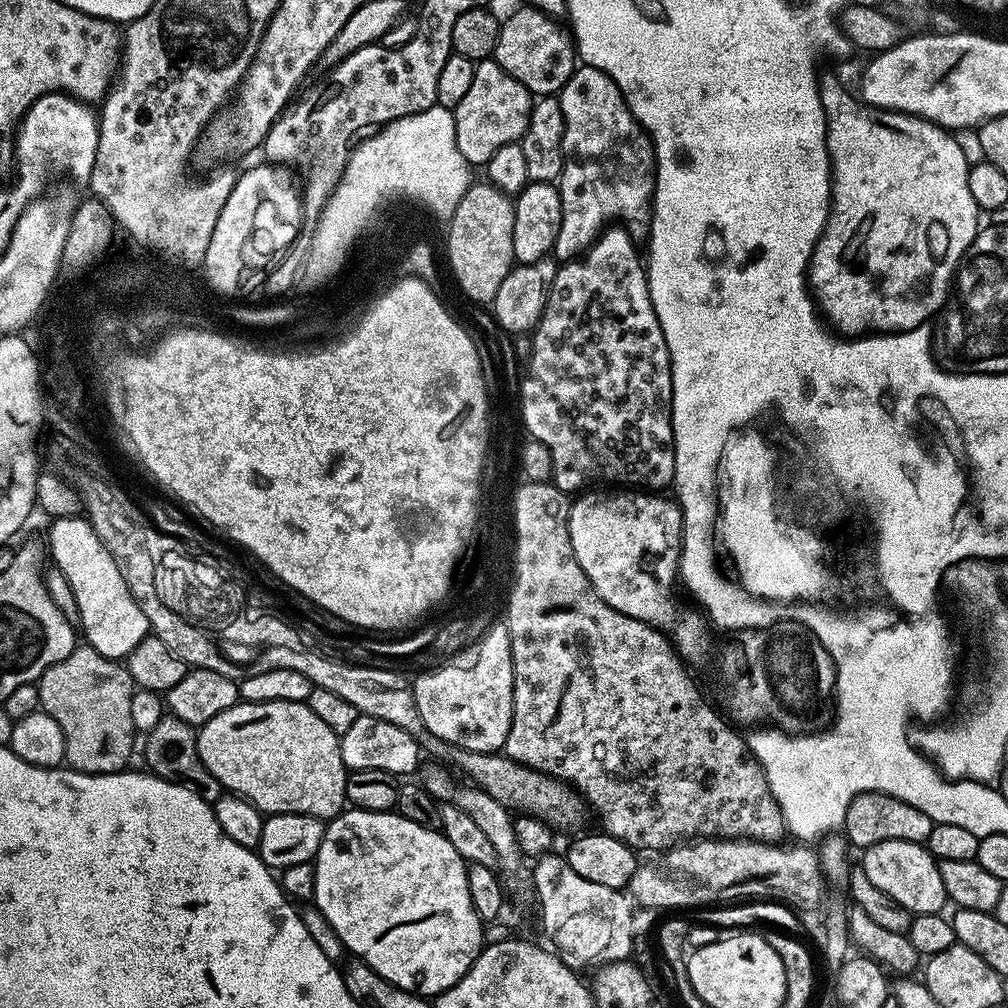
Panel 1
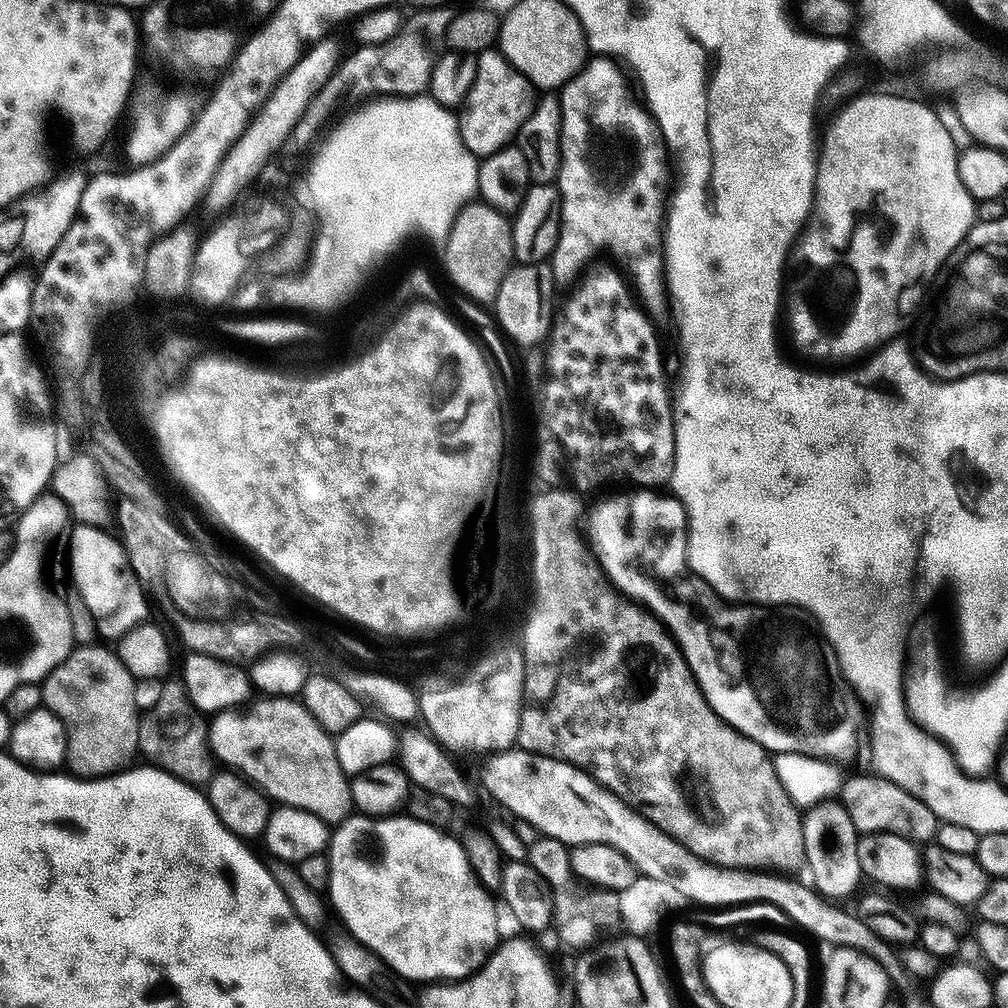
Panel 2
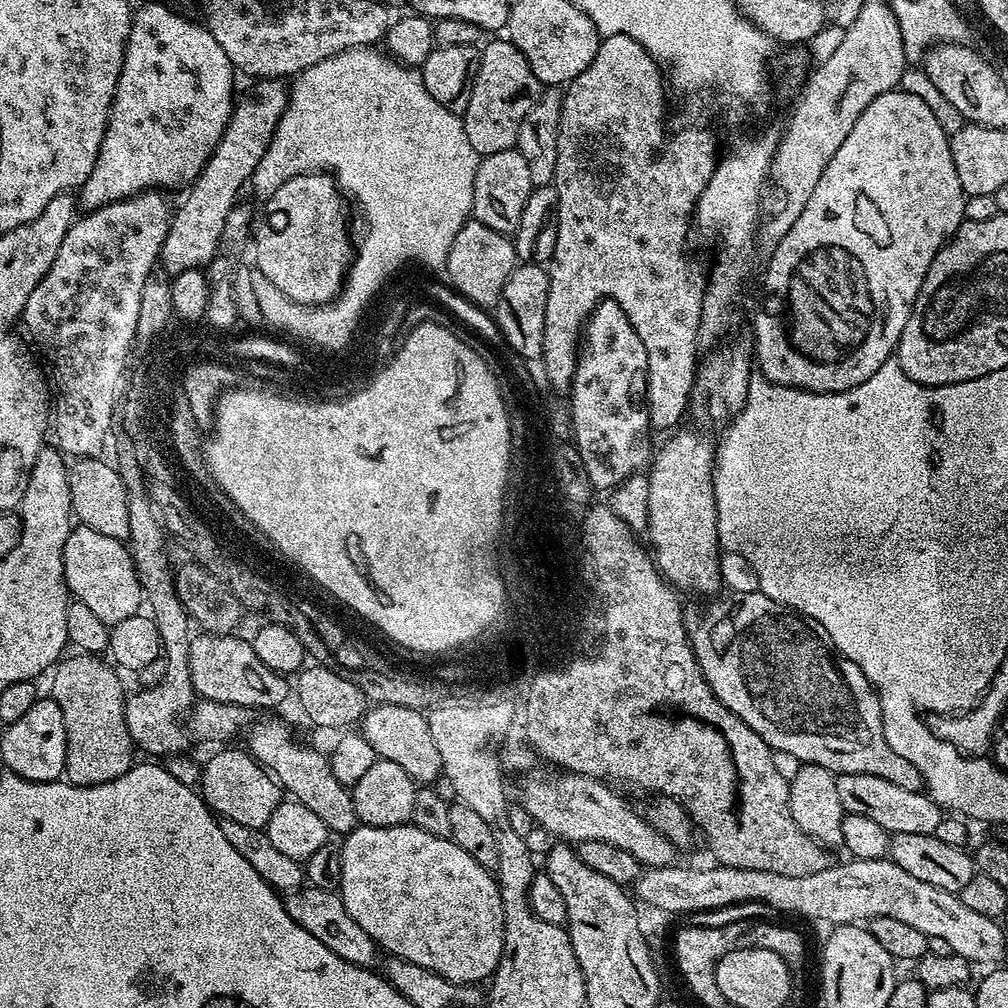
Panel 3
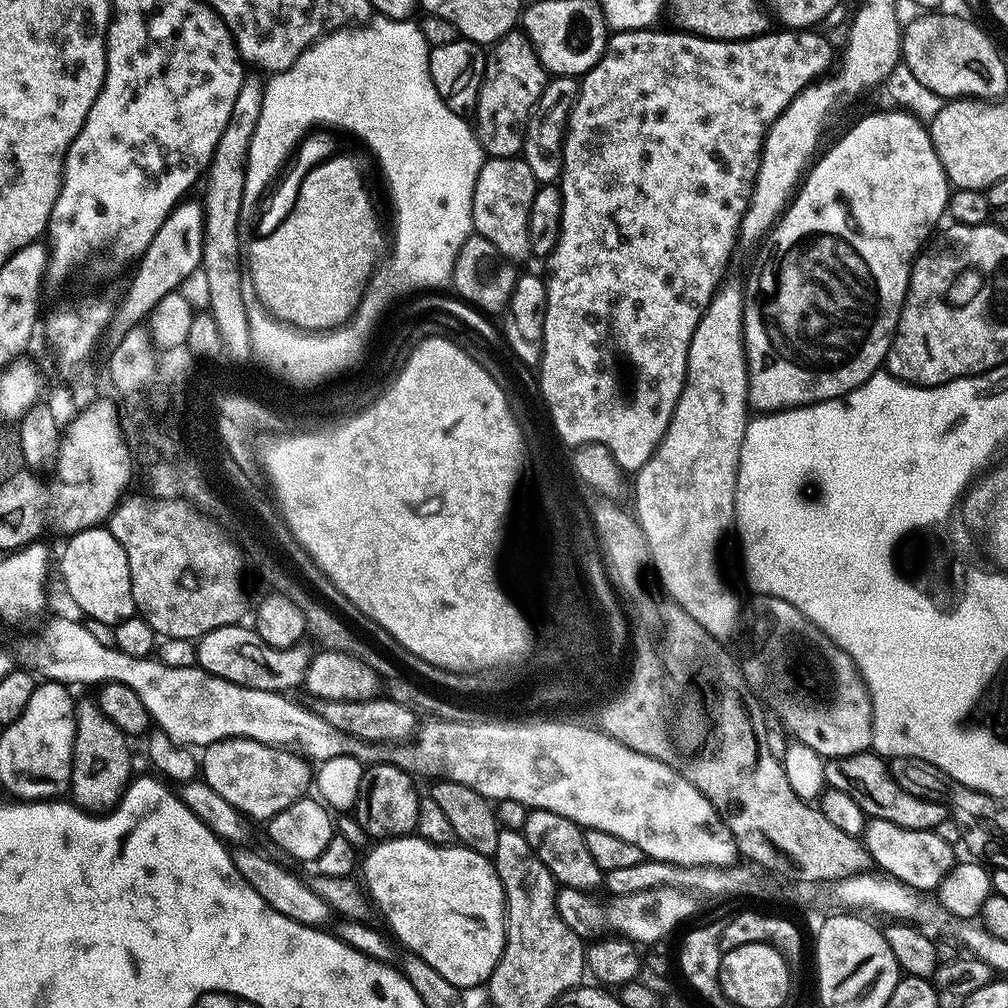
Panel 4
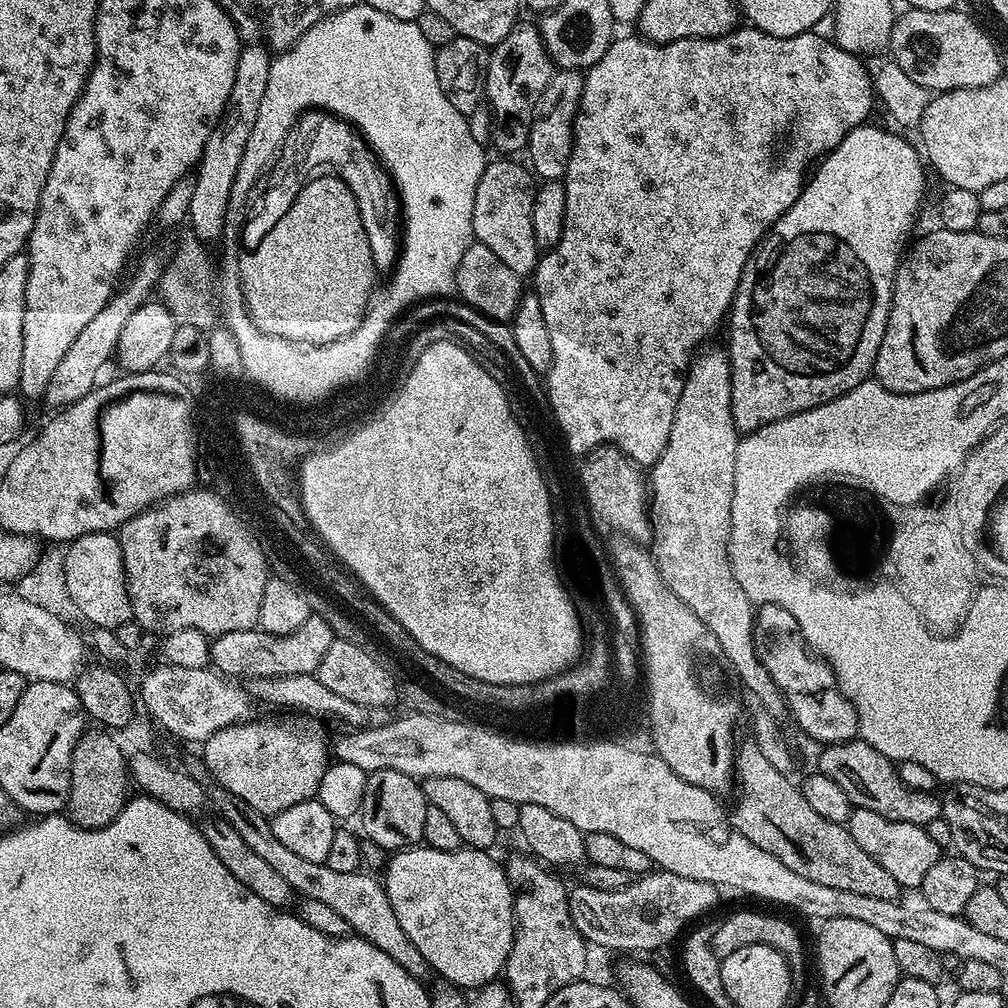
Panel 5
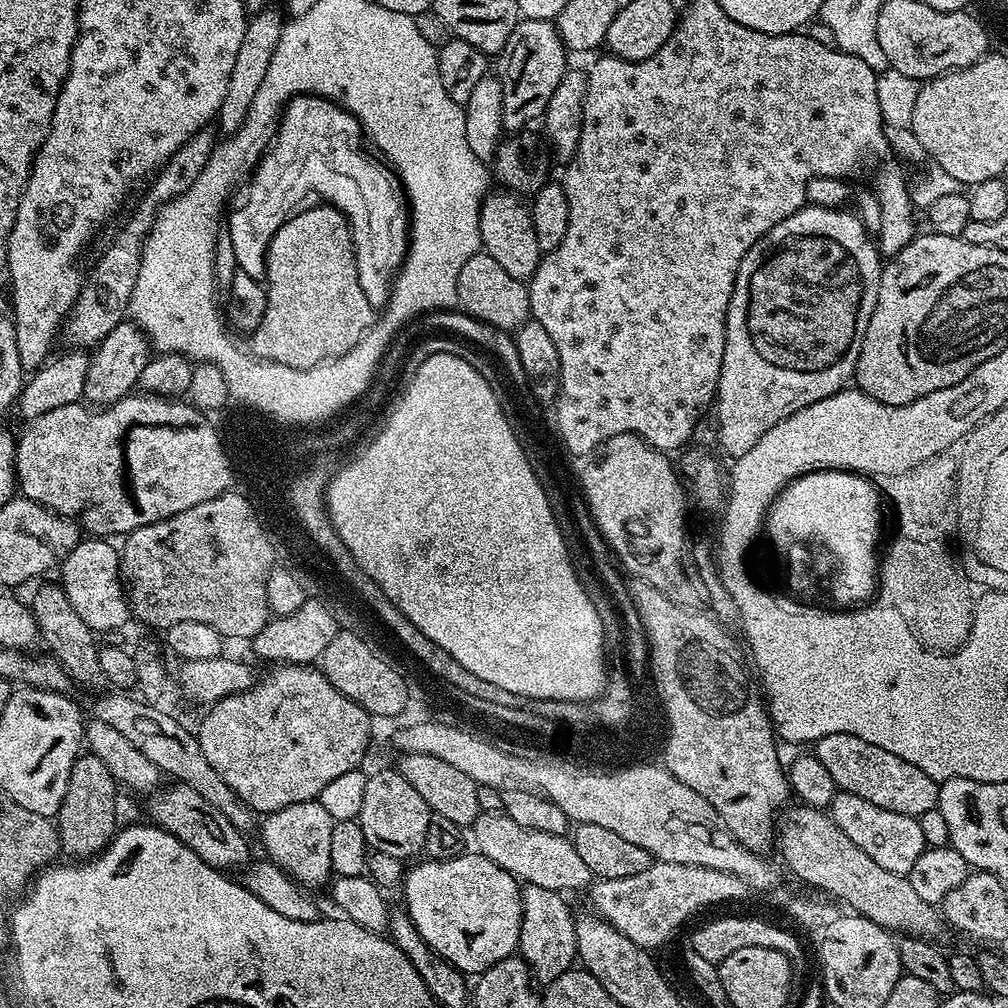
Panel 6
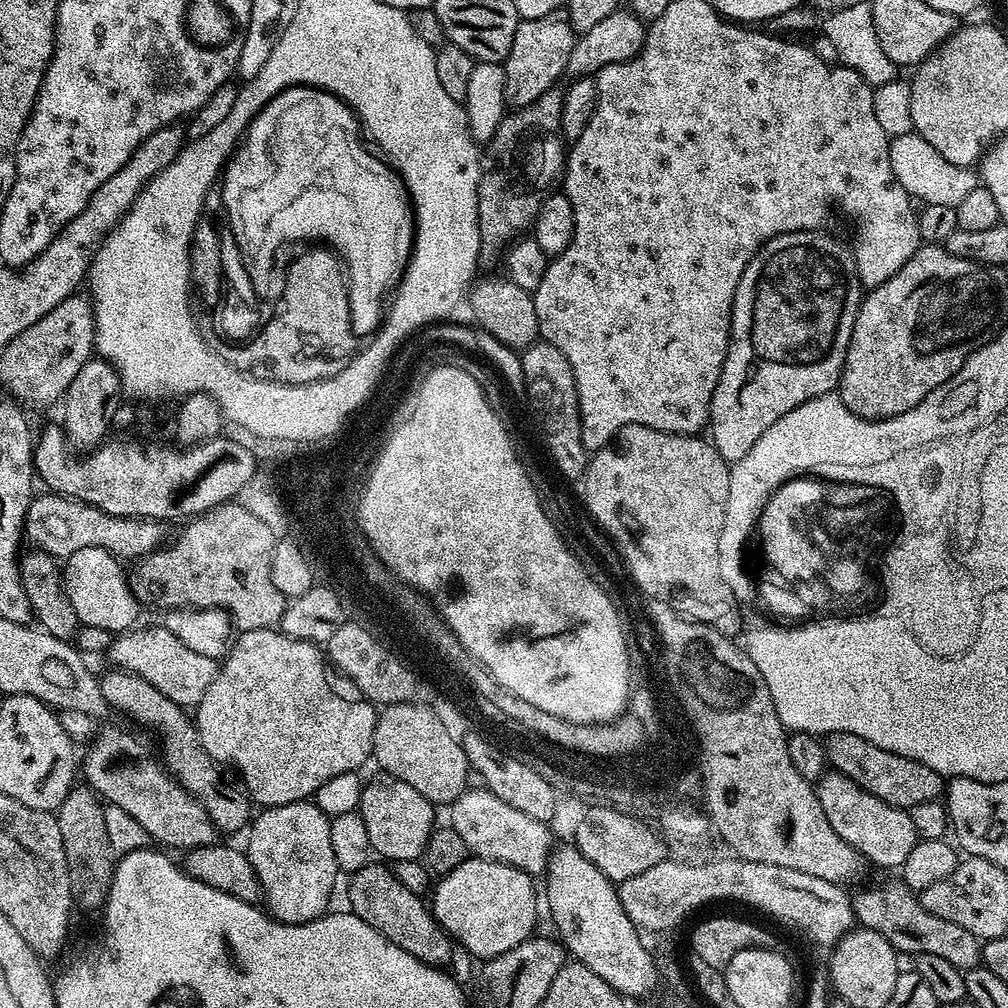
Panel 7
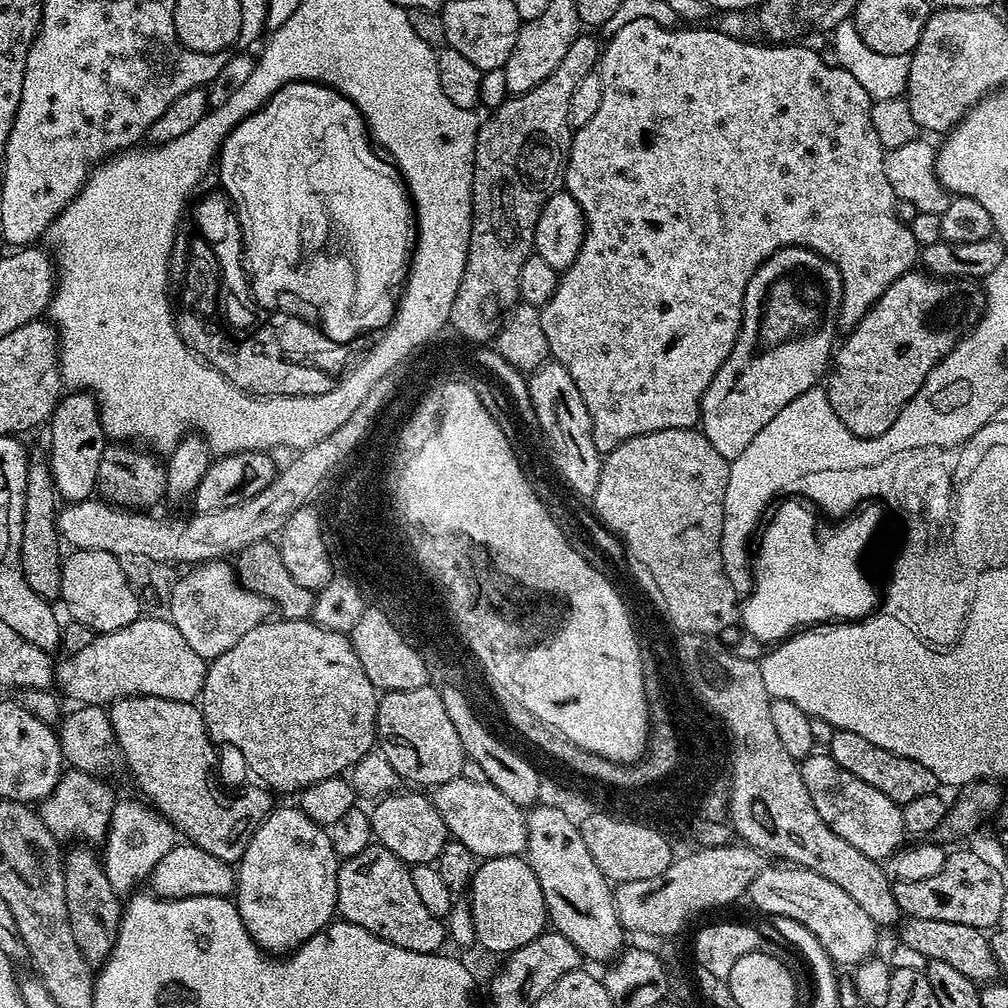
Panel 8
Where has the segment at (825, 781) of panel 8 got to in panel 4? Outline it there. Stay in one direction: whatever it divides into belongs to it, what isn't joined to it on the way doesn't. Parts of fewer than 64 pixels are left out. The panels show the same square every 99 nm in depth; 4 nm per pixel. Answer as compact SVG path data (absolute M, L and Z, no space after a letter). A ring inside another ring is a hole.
M869 819L864 825L862 843L879 871L925 894L936 890L958 863L957 849L942 842L935 830L906 830L902 826L894 826L894 822Z

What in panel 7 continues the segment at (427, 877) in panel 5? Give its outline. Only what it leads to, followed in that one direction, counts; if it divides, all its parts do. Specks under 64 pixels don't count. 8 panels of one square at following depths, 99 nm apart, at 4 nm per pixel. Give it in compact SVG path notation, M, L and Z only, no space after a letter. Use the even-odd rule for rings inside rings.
M469 858L458 870L450 870L435 881L430 899L432 916L459 947L461 944L470 955L485 962L513 950L533 935L536 888L532 884L533 877L514 866Z

